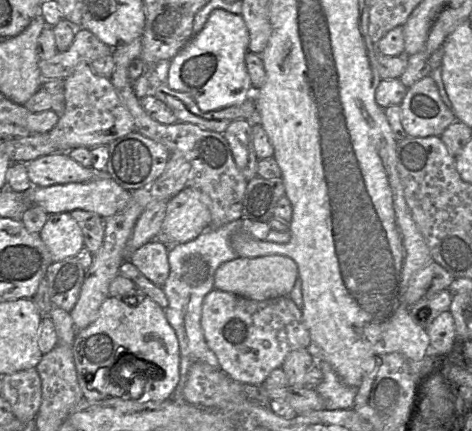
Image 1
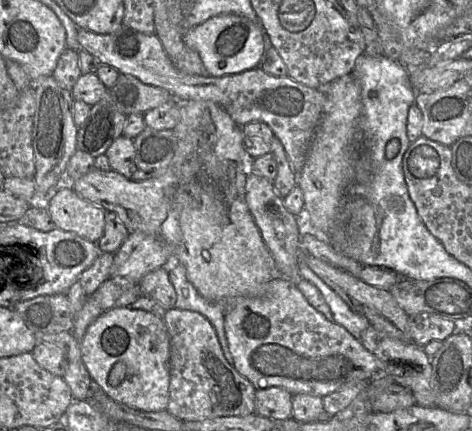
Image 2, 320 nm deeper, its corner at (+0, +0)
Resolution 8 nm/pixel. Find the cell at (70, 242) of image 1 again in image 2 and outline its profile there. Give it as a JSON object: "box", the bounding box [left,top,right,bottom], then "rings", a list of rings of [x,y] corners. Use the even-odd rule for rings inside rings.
{"box":[46,185,107,243],"rings":[[[70,185],[56,187],[46,209],[56,228],[93,243],[103,235],[107,211],[82,198]]]}

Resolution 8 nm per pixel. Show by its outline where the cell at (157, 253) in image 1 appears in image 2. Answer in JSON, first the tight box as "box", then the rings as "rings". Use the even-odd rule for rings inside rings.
{"box":[139,267,176,310],"rings":[[[164,267],[147,273],[139,285],[143,295],[160,303],[165,310],[174,308],[176,292],[170,281],[169,272]]]}

